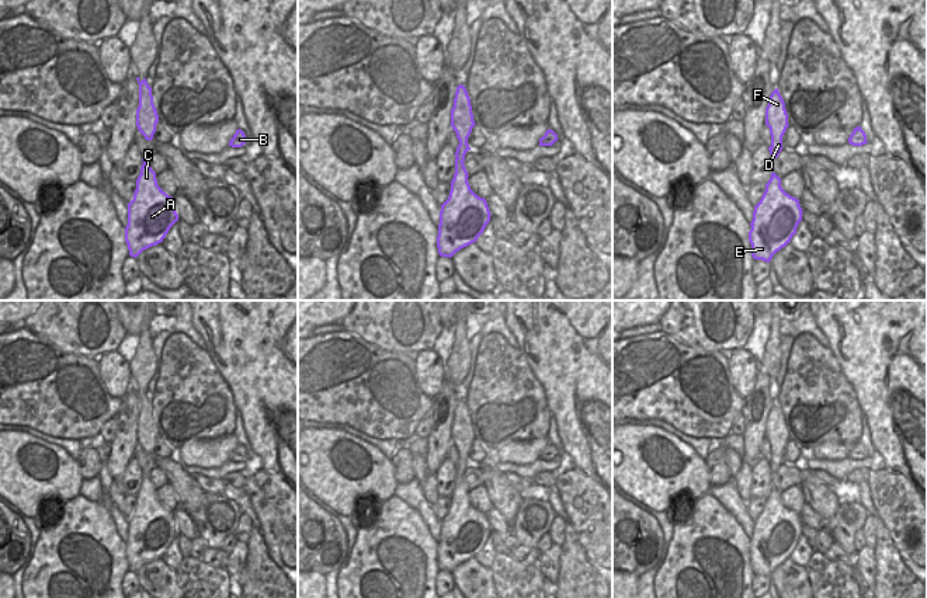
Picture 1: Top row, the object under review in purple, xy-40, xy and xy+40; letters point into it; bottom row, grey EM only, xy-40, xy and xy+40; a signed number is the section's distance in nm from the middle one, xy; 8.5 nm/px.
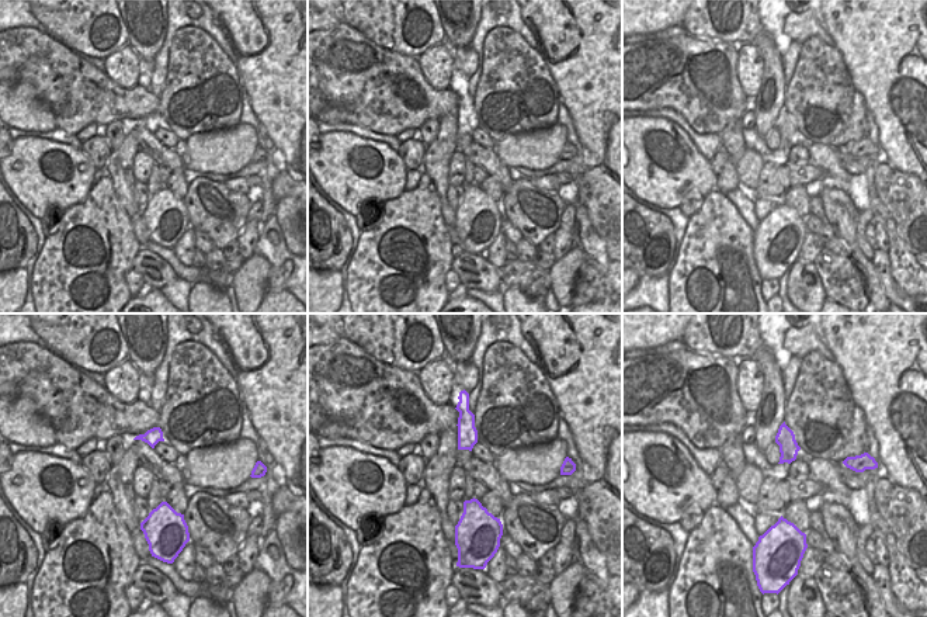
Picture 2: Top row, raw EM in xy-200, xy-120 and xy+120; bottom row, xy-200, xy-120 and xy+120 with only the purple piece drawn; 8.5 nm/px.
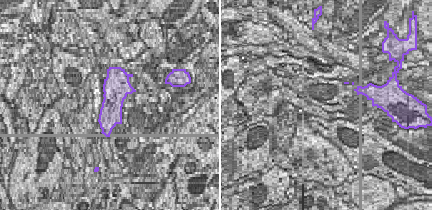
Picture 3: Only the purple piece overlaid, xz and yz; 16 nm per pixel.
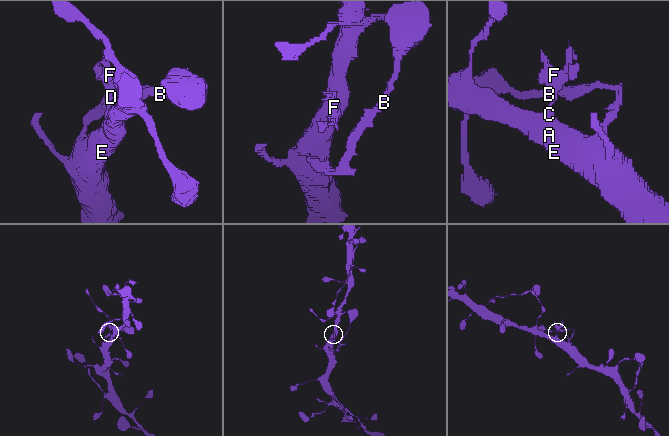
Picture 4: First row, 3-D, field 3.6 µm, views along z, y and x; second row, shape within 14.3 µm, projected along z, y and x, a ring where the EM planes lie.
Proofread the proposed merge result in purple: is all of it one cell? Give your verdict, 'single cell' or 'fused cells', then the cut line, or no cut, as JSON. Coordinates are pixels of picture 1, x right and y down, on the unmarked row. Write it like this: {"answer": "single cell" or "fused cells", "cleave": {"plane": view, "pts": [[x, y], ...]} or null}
{"answer": "fused cells", "cleave": {"plane": "xy", "pts": [[455, 476], [462, 477]]}}

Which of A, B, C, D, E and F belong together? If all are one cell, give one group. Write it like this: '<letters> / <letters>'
A B C E / D F

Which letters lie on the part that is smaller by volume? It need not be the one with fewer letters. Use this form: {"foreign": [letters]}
{"foreign": ["D", "F"]}

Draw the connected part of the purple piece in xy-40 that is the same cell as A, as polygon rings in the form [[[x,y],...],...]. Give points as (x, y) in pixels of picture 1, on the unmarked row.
[[[143,477],[133,514],[128,518],[125,556],[129,570],[136,573],[143,564],[162,557],[177,535],[173,511],[157,500],[150,479]]]

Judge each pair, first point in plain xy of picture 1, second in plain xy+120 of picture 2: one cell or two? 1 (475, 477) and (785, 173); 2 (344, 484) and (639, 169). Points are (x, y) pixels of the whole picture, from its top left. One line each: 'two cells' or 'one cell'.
1: one cell
2: one cell

